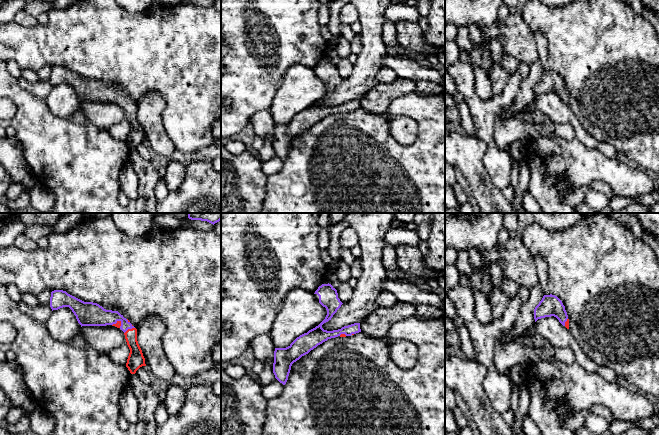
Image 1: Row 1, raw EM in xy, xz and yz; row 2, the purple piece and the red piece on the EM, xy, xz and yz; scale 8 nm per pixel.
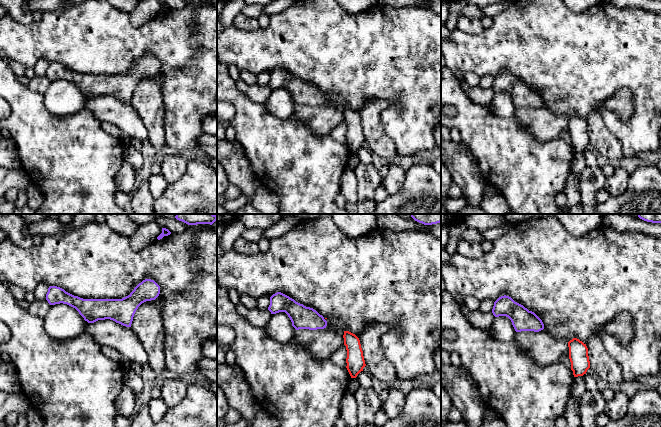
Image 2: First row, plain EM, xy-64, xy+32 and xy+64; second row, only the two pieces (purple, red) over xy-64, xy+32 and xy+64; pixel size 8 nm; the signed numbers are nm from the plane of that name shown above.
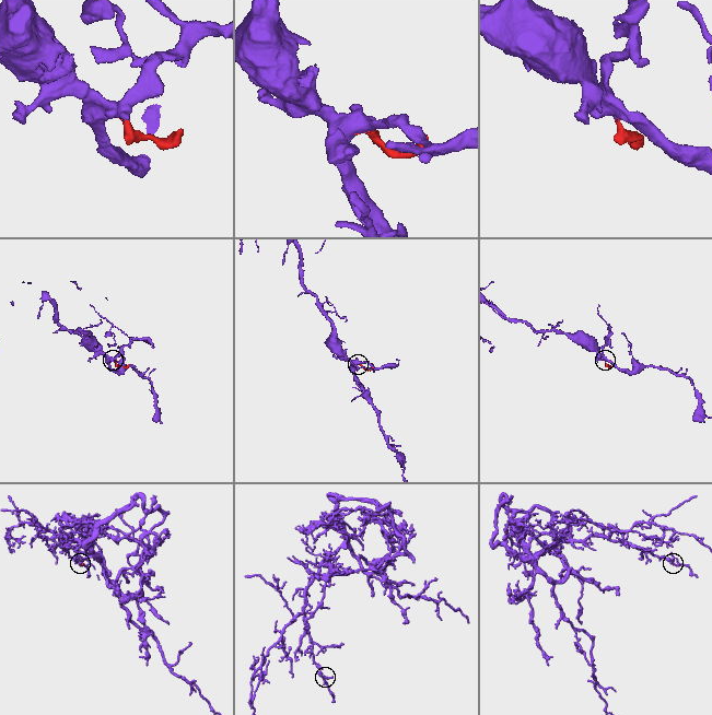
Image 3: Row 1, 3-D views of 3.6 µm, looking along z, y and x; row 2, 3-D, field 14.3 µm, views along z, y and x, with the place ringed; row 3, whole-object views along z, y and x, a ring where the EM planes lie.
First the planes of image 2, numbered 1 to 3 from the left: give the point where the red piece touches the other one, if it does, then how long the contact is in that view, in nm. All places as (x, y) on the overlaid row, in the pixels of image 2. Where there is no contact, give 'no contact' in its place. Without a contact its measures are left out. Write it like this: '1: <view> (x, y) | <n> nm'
1: no contact
2: no contact
3: no contact

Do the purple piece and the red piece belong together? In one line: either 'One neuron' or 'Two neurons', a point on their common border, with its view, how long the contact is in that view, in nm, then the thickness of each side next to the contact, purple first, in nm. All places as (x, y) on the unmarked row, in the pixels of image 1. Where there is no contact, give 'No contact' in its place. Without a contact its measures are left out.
One neuron. Touches purple at xy (129, 104). Shared border 100 nm. Thickness 140 nm (purple) against 120 nm

